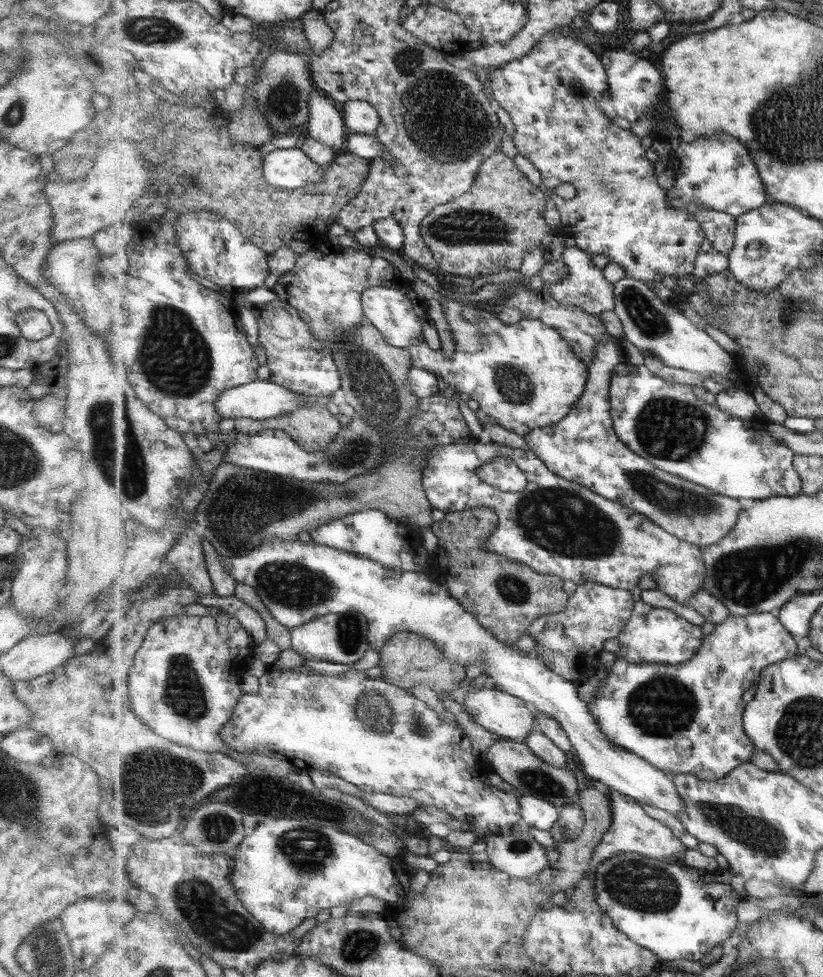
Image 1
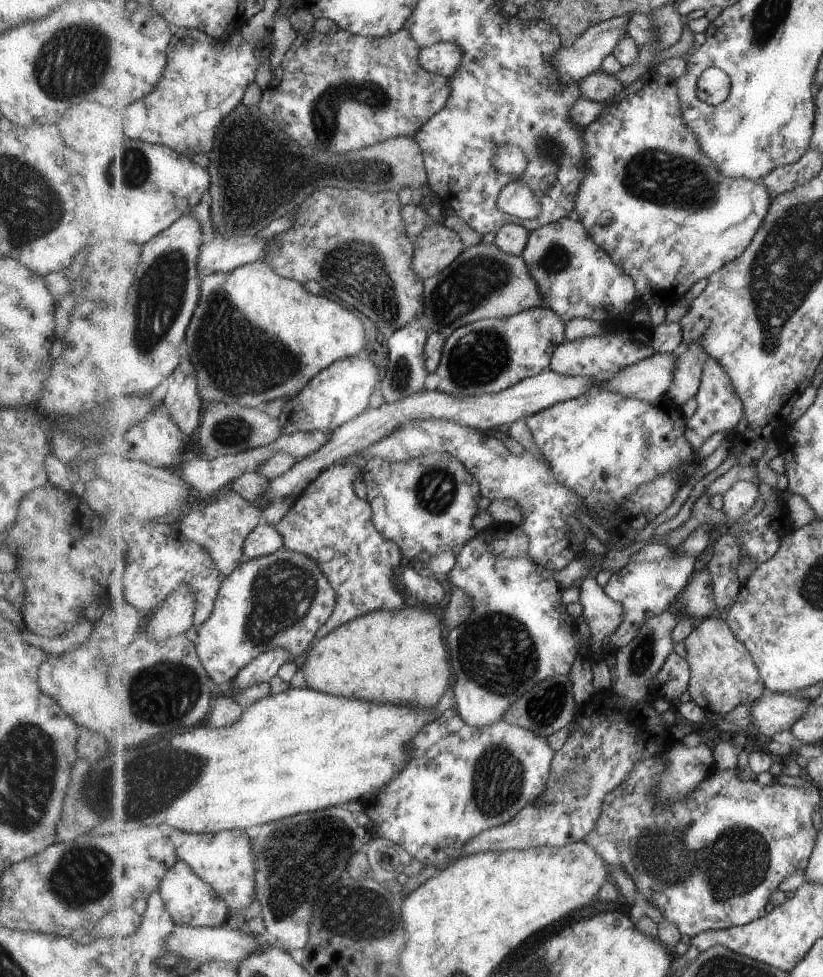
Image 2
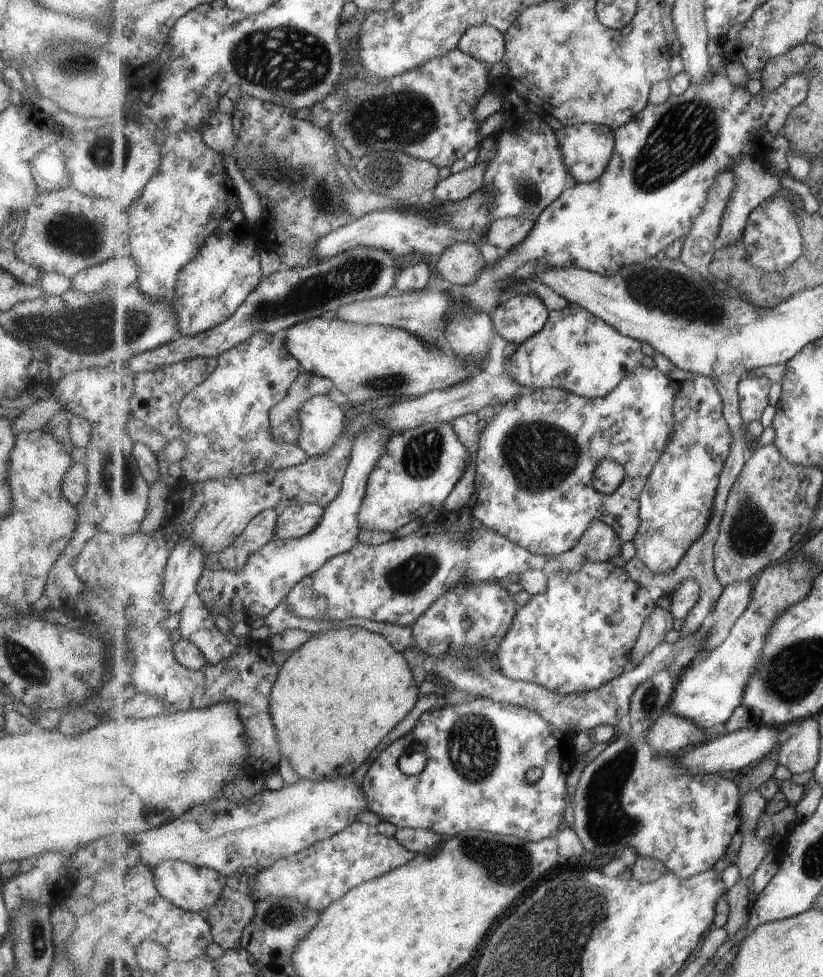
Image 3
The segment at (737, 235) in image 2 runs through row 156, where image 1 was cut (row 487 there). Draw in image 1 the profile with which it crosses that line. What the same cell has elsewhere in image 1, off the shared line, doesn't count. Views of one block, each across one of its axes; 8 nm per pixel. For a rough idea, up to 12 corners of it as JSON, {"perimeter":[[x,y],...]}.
{"perimeter":[[601,339],[582,399],[525,439],[559,476],[700,549],[737,499],[651,464],[617,436]]}

